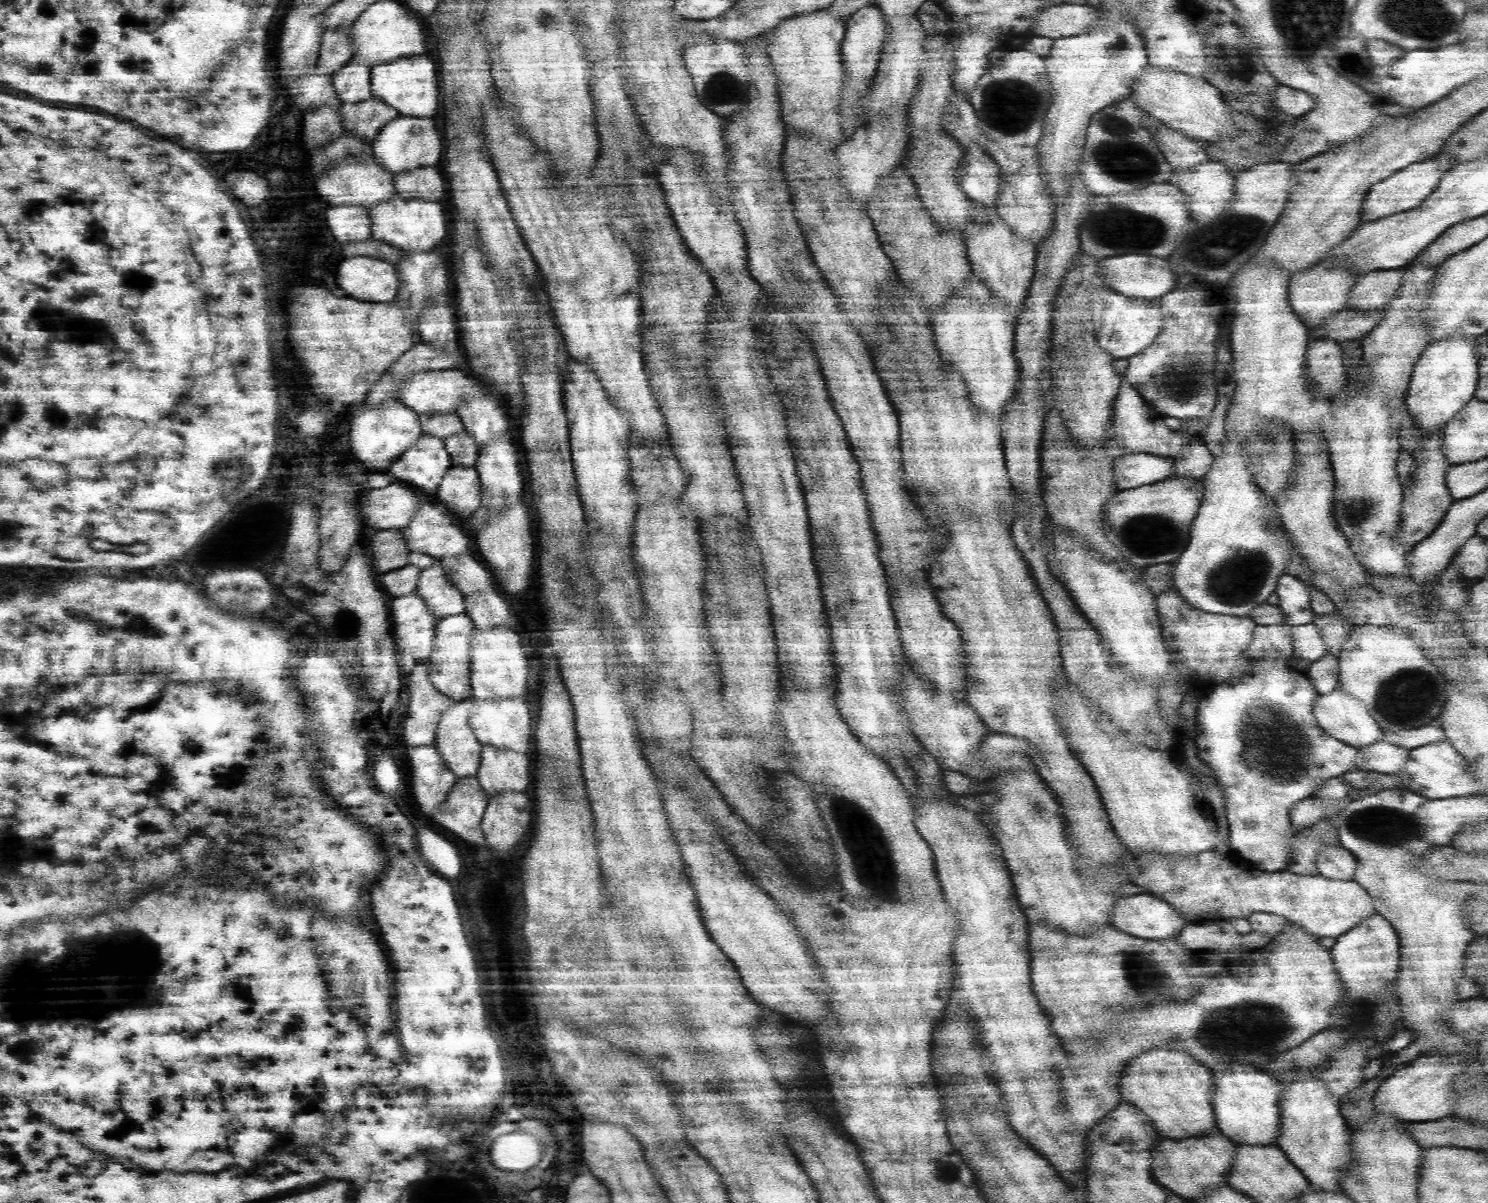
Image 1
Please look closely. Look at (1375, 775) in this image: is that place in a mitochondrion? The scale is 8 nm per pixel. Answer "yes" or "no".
no

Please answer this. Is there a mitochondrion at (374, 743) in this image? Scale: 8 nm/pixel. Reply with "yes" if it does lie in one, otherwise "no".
no

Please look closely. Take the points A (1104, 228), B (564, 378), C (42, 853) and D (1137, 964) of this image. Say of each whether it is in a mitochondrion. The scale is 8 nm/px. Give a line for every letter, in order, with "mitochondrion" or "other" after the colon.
A: mitochondrion
B: other
C: other
D: mitochondrion

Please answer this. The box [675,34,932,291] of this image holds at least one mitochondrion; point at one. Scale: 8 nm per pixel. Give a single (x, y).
(723, 88)

